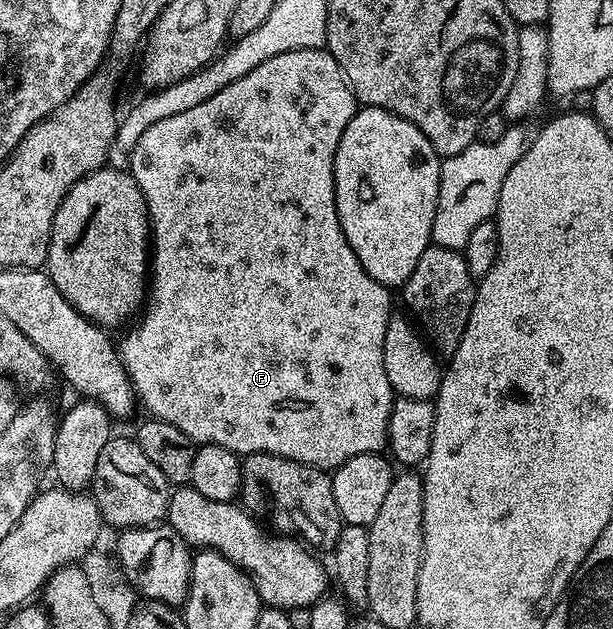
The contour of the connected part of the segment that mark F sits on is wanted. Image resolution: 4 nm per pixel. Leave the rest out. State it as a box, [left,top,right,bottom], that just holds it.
[119,49,395,469]

